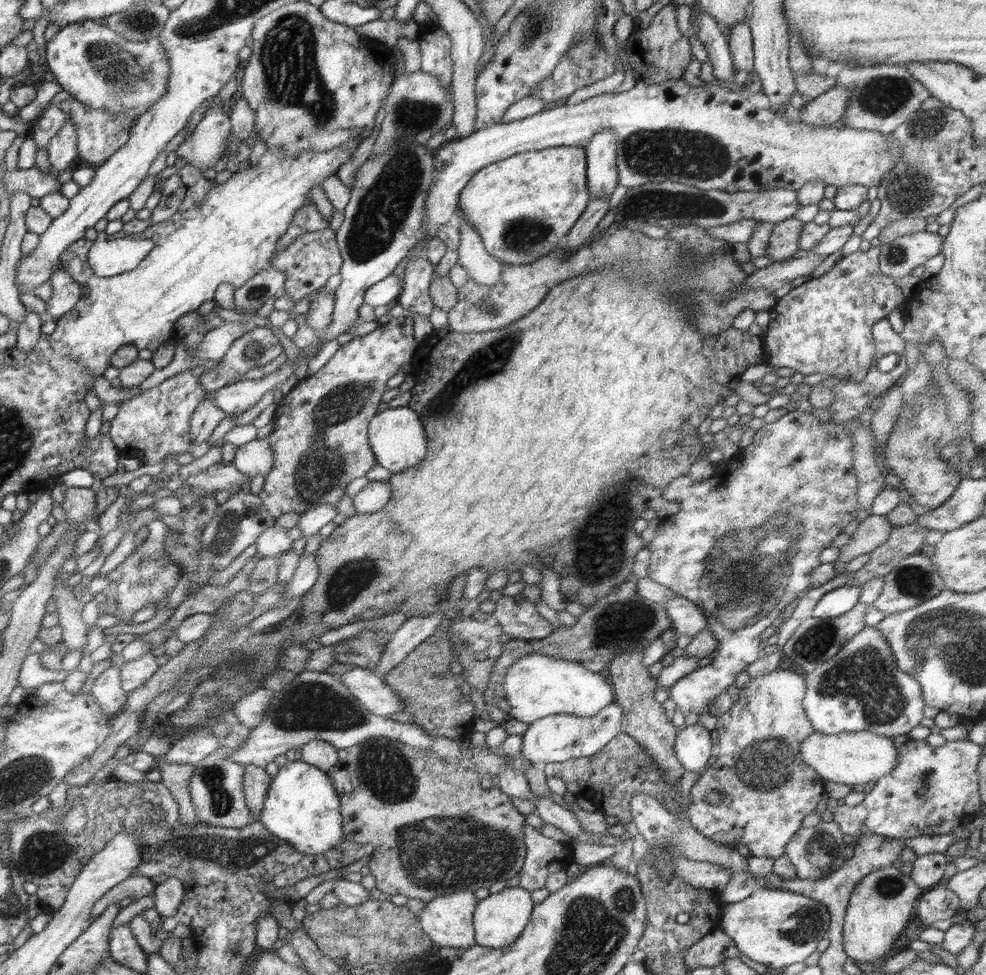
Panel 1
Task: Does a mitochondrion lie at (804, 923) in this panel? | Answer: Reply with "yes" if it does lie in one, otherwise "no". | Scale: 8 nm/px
yes

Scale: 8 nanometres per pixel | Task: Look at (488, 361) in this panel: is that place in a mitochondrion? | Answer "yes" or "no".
yes

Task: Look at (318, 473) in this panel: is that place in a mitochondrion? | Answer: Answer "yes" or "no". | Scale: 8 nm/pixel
yes

